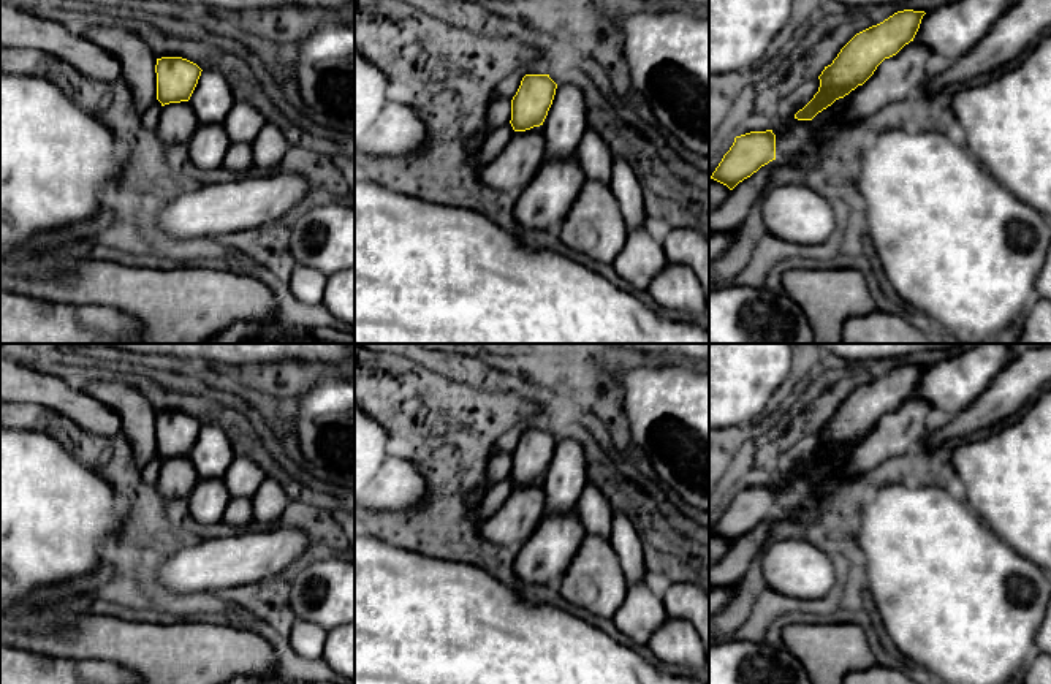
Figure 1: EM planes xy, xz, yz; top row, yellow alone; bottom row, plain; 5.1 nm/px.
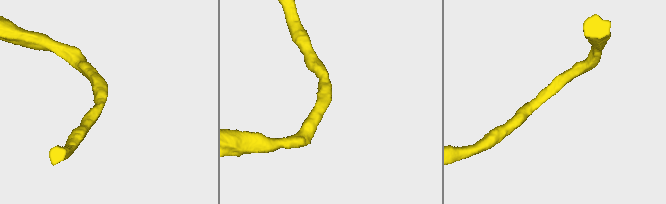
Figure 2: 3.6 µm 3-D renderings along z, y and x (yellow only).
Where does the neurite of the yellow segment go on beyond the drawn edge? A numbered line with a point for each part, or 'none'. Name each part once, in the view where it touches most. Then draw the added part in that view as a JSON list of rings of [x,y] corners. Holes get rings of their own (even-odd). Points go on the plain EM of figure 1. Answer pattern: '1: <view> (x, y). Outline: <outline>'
none

